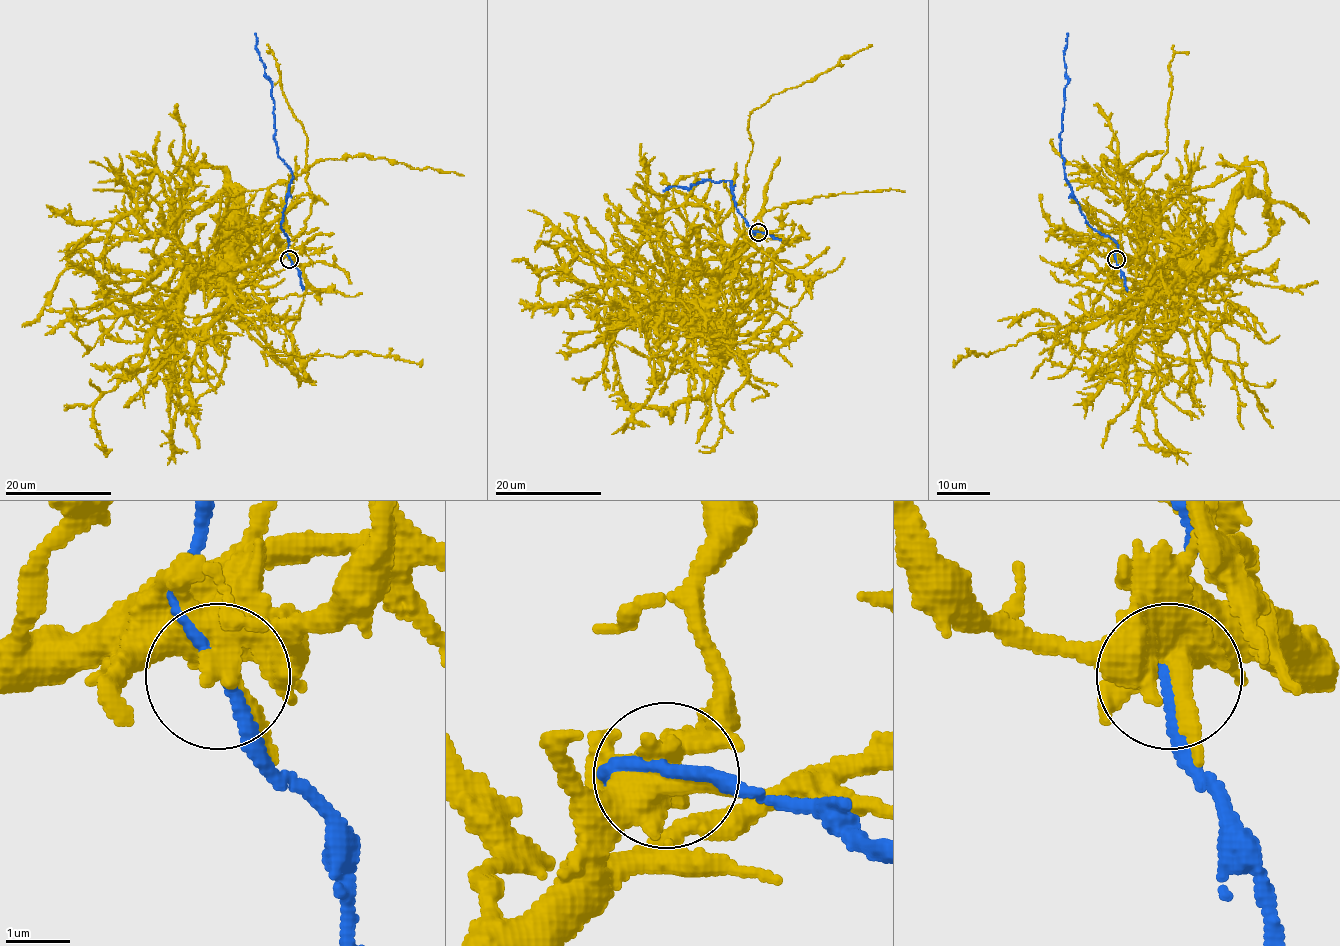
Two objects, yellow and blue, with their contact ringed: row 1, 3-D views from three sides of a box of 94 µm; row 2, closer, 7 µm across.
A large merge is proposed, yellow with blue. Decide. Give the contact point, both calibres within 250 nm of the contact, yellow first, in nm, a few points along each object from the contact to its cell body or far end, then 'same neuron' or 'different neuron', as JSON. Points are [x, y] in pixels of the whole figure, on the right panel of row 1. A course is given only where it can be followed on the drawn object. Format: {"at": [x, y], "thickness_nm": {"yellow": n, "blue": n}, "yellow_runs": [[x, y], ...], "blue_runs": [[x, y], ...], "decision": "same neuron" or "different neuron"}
{"at": [1116, 259], "thickness_nm": {"yellow": 440, "blue": 180}, "yellow_runs": [[1116, 259], [1140, 260], [1160, 281], [1184, 277], [1205, 258]], "blue_runs": [[1116, 259], [1118, 246], [1090, 225], [1064, 172], [1060, 137], [1067, 81], [1063, 56], [1068, 33]], "decision": "different neuron"}

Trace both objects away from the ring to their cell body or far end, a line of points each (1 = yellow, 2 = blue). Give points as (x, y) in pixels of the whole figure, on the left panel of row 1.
1: (290, 258), (258, 259), (228, 281), (219, 276), (217, 270), (226, 257)
2: (290, 258), (286, 252), (287, 237), (281, 225), (291, 168), (278, 155), (271, 81), (264, 72), (254, 33)

